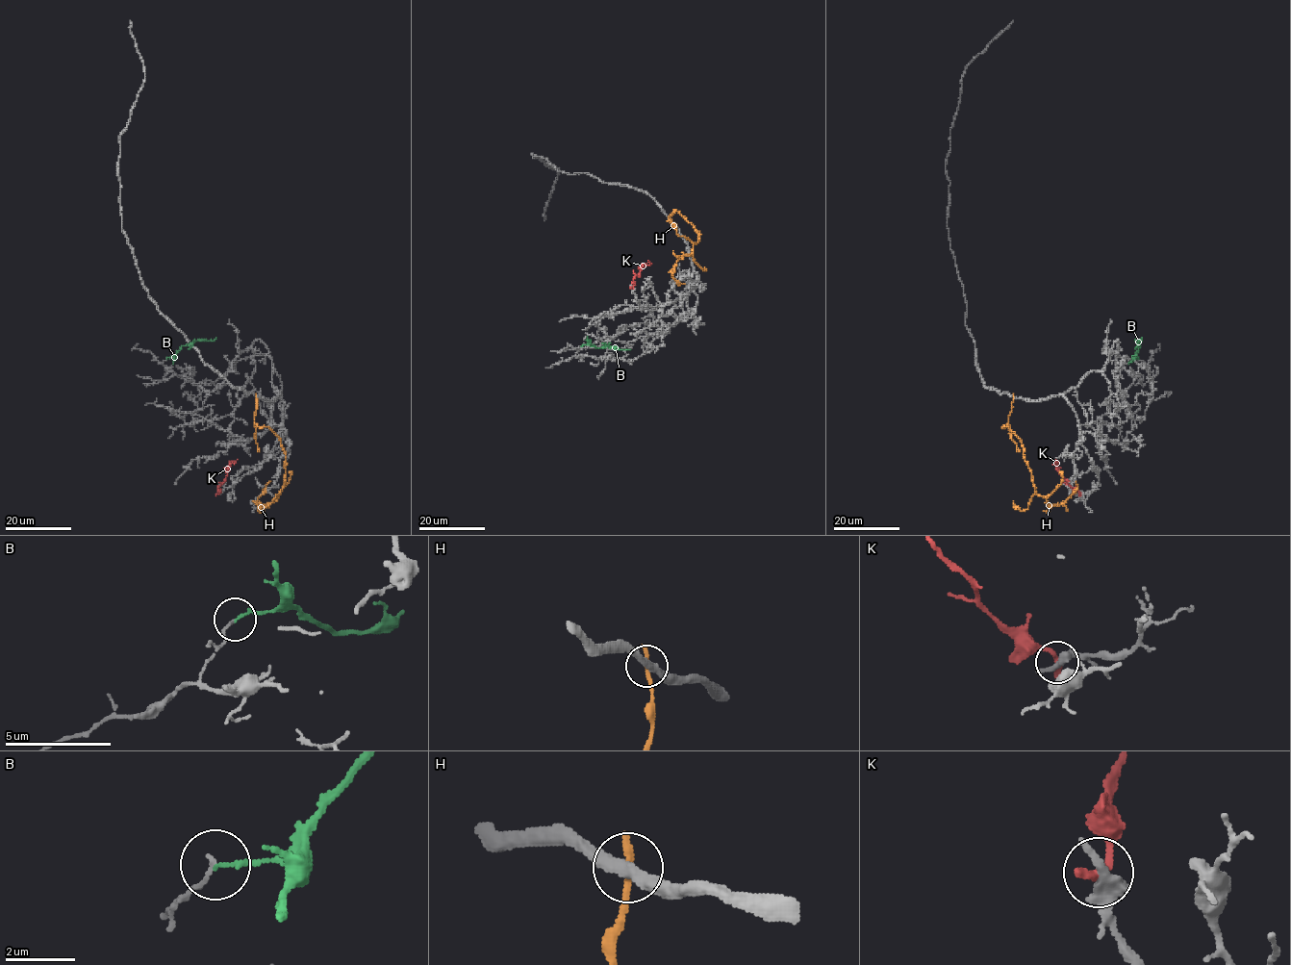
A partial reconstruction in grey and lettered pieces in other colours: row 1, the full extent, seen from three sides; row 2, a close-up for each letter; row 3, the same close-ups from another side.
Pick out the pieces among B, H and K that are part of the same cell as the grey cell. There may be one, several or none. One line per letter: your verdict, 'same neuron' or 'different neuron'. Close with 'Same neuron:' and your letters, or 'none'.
B: different neuron
H: different neuron
K: different neuron
Same neuron: none

